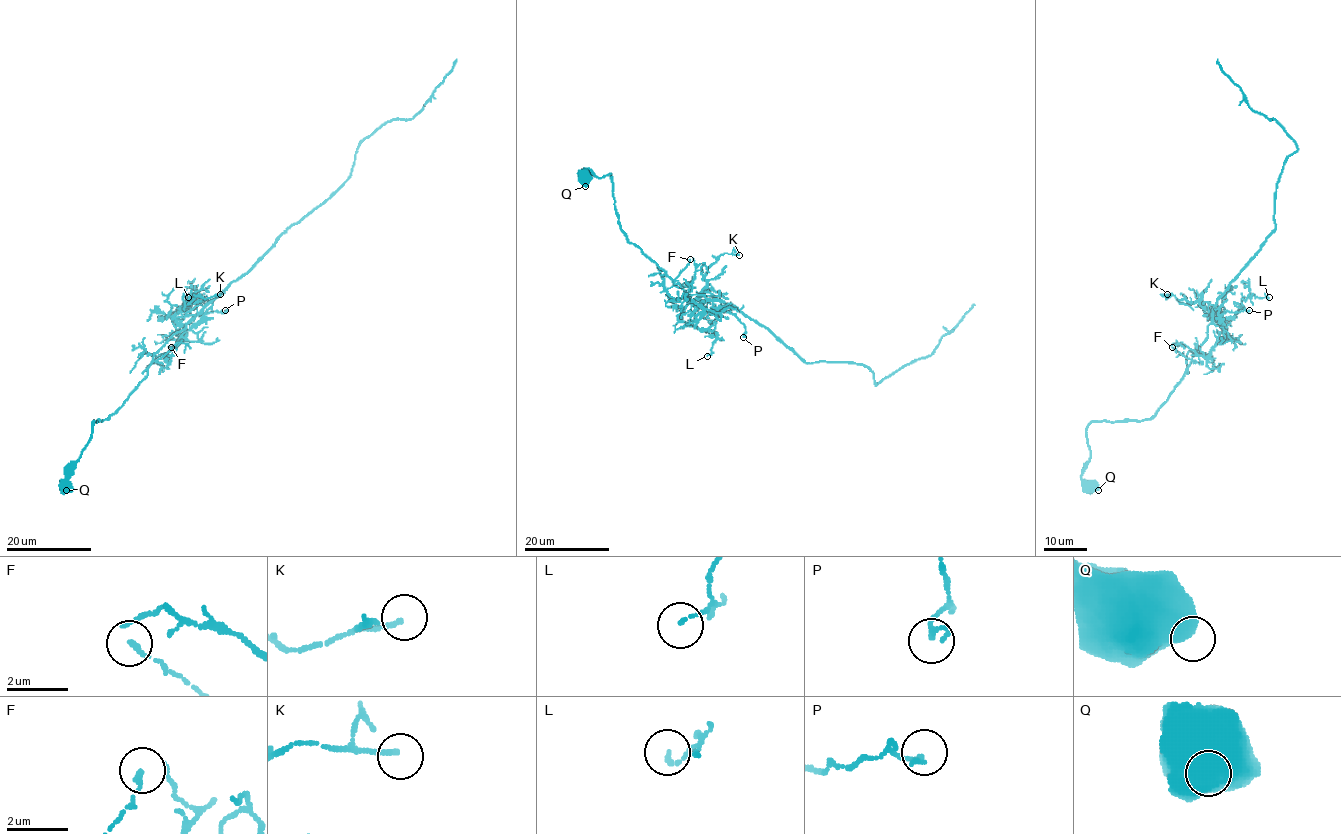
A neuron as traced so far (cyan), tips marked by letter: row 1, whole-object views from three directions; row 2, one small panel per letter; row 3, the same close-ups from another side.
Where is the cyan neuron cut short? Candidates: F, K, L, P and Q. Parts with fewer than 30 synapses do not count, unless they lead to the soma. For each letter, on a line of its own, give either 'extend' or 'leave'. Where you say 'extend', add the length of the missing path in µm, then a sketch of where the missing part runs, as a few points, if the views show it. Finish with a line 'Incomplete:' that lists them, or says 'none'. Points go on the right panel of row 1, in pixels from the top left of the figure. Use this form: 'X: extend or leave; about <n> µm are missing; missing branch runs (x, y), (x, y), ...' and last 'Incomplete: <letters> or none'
F: leave
K: leave
L: leave
P: leave
Q: leave
Incomplete: none

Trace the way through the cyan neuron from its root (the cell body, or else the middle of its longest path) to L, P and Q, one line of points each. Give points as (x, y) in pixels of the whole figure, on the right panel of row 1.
L: (1234, 278), (1215, 305), (1208, 306), (1215, 316), (1231, 317), (1241, 299), (1250, 295), (1269, 297)
P: (1234, 278), (1217, 299), (1213, 322), (1224, 329), (1220, 317), (1224, 312), (1249, 310)
Q: (1234, 278), (1217, 299), (1206, 341), (1159, 410), (1146, 420), (1088, 426), (1090, 460), (1081, 478), (1098, 490)

